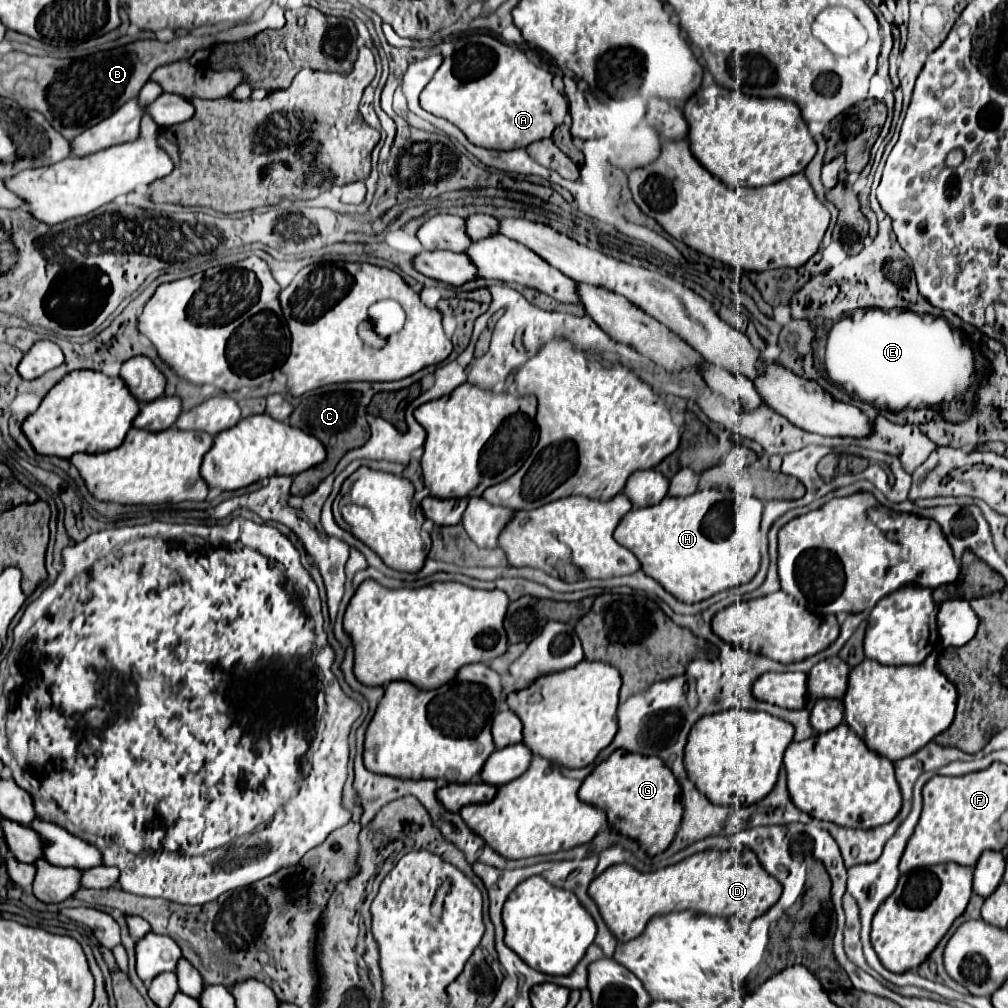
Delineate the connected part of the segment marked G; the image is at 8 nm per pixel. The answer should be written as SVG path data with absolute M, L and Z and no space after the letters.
M623 749L613 751L583 779L579 799L603 809L605 827L635 839L651 857L663 853L671 845L683 815L681 787L669 767L659 757L645 757Z

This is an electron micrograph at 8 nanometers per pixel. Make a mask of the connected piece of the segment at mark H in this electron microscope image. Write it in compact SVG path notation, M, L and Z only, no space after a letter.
M709 489L709 491L697 491L689 497L665 497L661 503L653 505L653 507L643 507L643 509L631 509L617 525L613 537L619 545L627 547L641 563L641 571L647 571L647 575L651 575L657 583L663 583L663 589L671 591L671 595L675 595L679 601L683 603L699 603L719 591L725 589L733 589L739 587L743 583L747 583L749 579L755 577L757 569L759 569L759 561L761 561L761 553L757 547L757 533L759 533L759 523L761 523L761 513L763 513L763 503L755 497L741 497L735 491L717 491L717 489Z

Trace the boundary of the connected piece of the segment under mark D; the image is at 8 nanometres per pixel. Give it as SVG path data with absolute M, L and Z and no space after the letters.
M751 849L739 853L703 851L653 873L639 873L631 865L613 865L591 881L589 897L597 903L607 929L623 943L639 937L651 917L685 909L717 917L737 915L741 921L753 921L777 903L781 885L761 867Z

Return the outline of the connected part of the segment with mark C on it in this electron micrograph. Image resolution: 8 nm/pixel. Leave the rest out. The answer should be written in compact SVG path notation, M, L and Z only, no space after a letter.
M335 391L335 393L305 393L297 399L297 405L293 407L293 413L289 417L289 425L297 427L301 431L307 431L309 435L319 437L327 451L327 459L313 469L297 475L291 485L293 495L307 495L311 493L327 475L333 473L337 461L349 451L359 445L363 445L369 439L369 425L365 419L365 407L361 405L361 393L357 391Z

